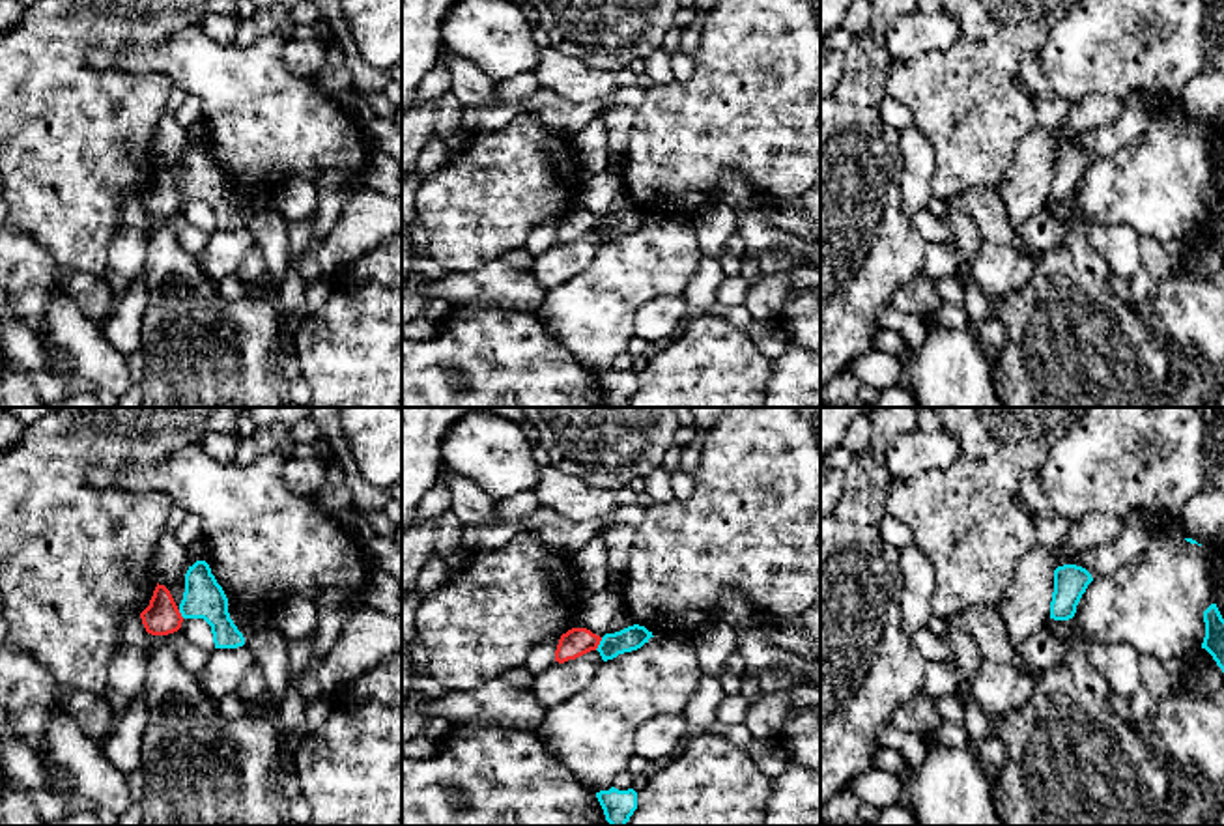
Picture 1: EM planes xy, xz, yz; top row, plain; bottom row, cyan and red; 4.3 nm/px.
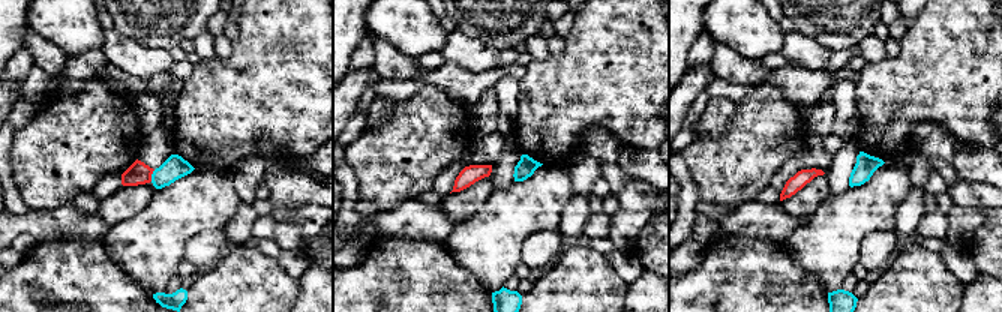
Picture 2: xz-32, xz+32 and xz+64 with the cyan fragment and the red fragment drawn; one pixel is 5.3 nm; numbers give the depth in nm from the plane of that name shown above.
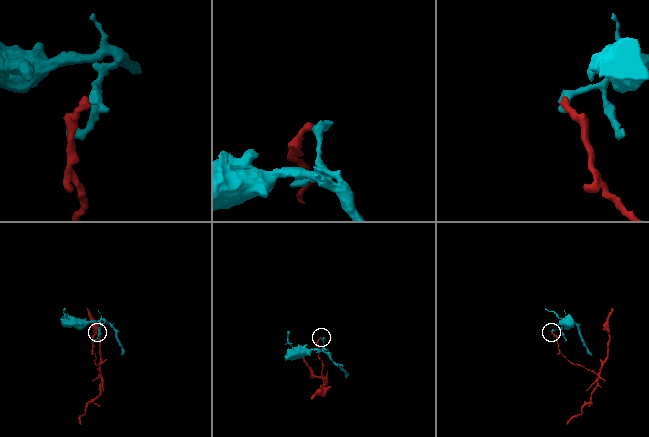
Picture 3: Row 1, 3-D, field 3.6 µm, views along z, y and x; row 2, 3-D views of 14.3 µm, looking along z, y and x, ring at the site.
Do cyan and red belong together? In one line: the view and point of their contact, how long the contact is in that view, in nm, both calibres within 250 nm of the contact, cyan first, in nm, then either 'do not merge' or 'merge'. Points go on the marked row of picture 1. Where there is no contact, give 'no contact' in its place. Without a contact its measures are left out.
contact xz (600, 643); length 70 nm; calibres 110 and 120 nm; do not merge

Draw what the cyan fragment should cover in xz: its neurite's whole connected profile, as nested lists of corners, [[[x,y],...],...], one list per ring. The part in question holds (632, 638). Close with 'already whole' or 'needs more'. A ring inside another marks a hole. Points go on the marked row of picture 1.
[[[633,624],[615,634],[605,634],[598,645],[598,652],[604,662],[617,658],[619,654],[641,648],[654,637],[645,626]]]; already whole

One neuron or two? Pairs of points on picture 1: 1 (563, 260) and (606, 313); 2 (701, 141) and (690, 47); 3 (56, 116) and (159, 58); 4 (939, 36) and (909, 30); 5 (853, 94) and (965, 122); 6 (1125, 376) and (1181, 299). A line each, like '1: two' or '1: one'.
1: two
2: two
3: two
4: one
5: two
6: two

